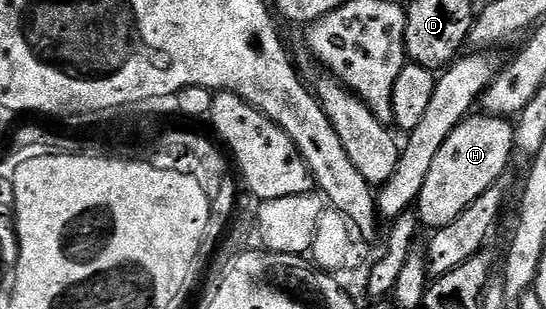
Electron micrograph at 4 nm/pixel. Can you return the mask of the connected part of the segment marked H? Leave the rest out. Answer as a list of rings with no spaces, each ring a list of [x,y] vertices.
[[[469,115],[442,142],[442,150],[438,150],[438,158],[434,158],[434,166],[430,166],[430,174],[422,182],[414,208],[425,229],[435,230],[454,222],[474,198],[486,194],[509,171],[508,159],[514,156],[516,143],[513,125],[503,116],[476,115]]]

